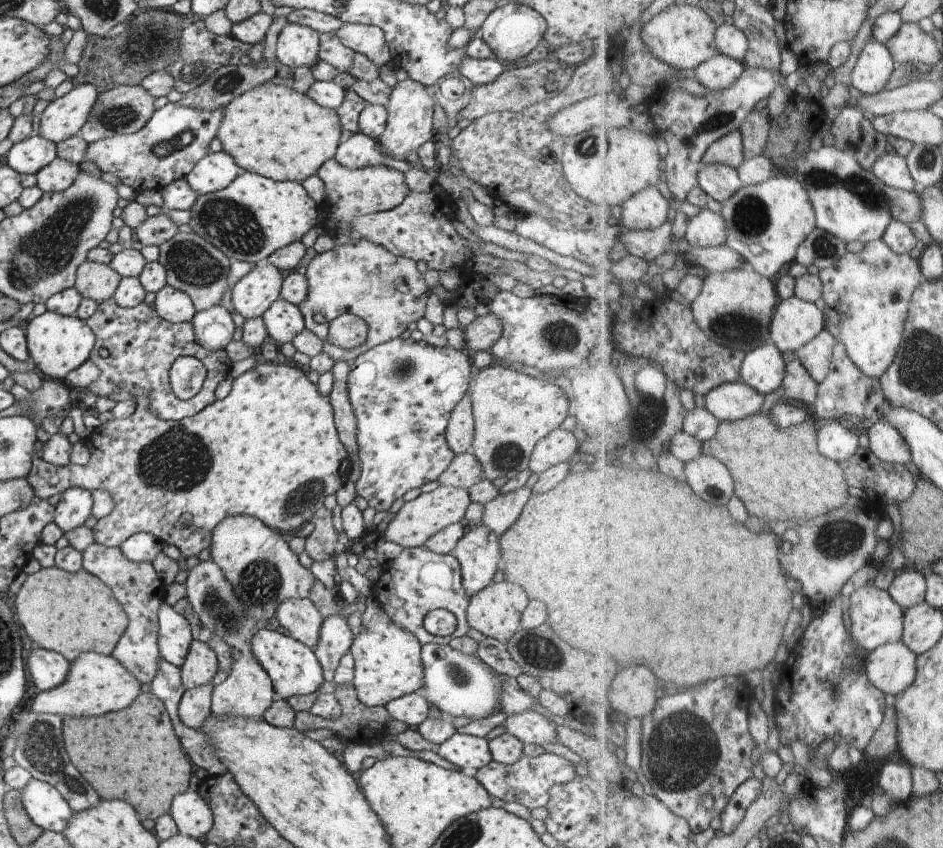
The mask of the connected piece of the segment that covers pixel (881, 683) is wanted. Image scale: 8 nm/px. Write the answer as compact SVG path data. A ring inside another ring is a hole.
M904 641L888 643L868 654L873 683L896 697L910 690L920 674L920 655Z

